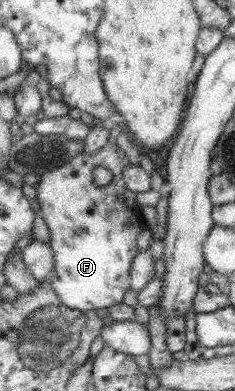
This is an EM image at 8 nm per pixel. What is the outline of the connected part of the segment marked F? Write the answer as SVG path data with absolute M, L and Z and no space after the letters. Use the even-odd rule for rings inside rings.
M107 143L100 147L94 154L80 152L68 162L52 168L39 176L35 186L39 212L44 223L50 231L49 246L54 258L54 269L45 282L58 295L58 298L67 307L74 310L94 310L107 308L114 303L122 303L122 296L128 291L130 281L130 266L138 252L136 236L146 226L139 214L136 203L136 193L128 190L121 179L121 170L130 165L124 153L115 145ZM103 166L110 171L112 179L105 186L97 186L92 179L92 168Z

